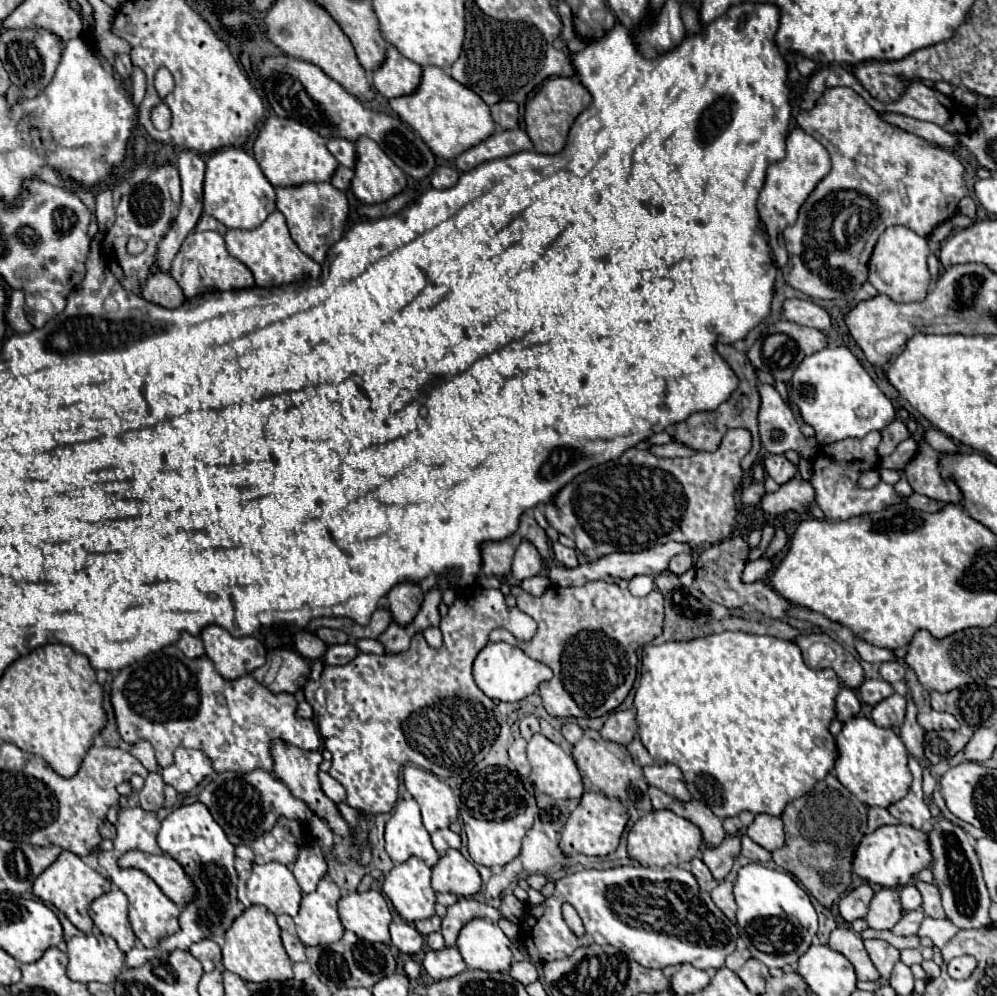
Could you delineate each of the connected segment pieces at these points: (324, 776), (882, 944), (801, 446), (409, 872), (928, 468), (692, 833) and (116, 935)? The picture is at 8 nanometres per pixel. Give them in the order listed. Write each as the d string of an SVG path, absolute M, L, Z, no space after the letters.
M319 772L319 782L321 782L321 790L325 792L325 796L327 796L329 800L333 800L335 804L345 800L345 788L343 788L341 782L337 782L331 774Z
M865 940L865 950L869 952L875 968L881 972L881 978L889 980L893 966L899 962L899 950L885 940Z
M771 384L757 386L761 396L759 408L759 436L761 444L771 454L785 454L787 450L799 452L803 458L811 460L817 452L817 442L803 438L795 414L779 396Z
M415 856L393 866L385 876L383 892L405 922L425 920L435 914L435 892L431 888L431 868Z
M921 440L915 458L905 466L907 480L917 494L923 494L941 504L961 502L961 492L955 482L941 478L939 474L939 452Z
M651 810L647 816L639 818L633 824L627 840L629 840L627 852L631 858L639 860L641 866L661 866L661 868L669 864L679 866L683 862L691 862L703 844L701 830L693 822L669 810Z
M119 888L99 896L91 904L89 916L105 936L111 936L117 942L123 952L129 952L137 944L137 938L127 920L127 898Z

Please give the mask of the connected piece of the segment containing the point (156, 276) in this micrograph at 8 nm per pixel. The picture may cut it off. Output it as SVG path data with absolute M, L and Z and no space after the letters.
M153 272L141 288L141 296L163 308L179 308L185 302L185 296L179 284L165 272Z

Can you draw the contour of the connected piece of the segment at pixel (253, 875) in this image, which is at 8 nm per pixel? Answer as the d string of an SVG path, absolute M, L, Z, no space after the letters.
M267 862L267 864L253 864L249 870L239 874L239 900L249 908L255 904L265 906L269 912L277 914L289 914L297 916L299 904L301 904L301 888L293 876L293 872L279 862Z

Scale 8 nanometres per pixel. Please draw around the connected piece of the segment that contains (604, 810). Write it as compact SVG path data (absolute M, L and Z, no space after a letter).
M585 792L561 832L559 846L567 854L581 852L587 856L607 856L609 852L617 850L627 820L629 812L617 798L607 798L601 792Z

